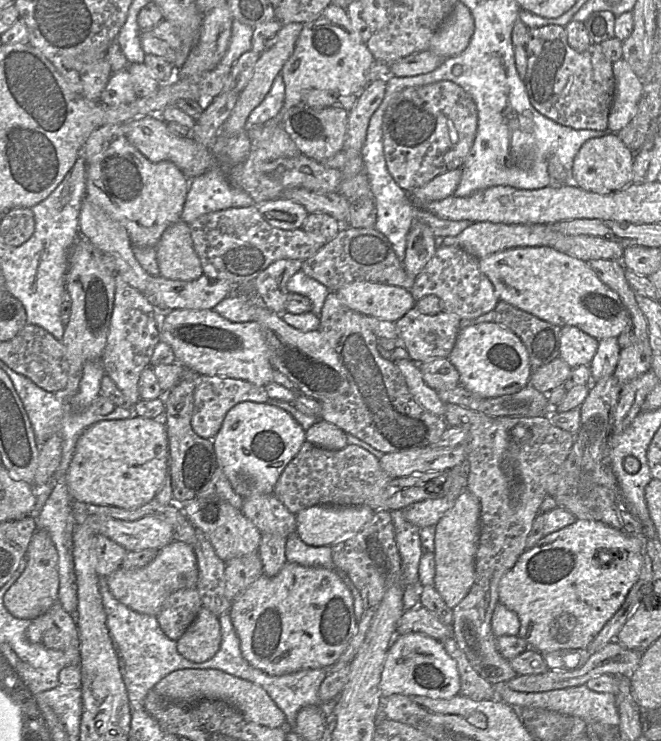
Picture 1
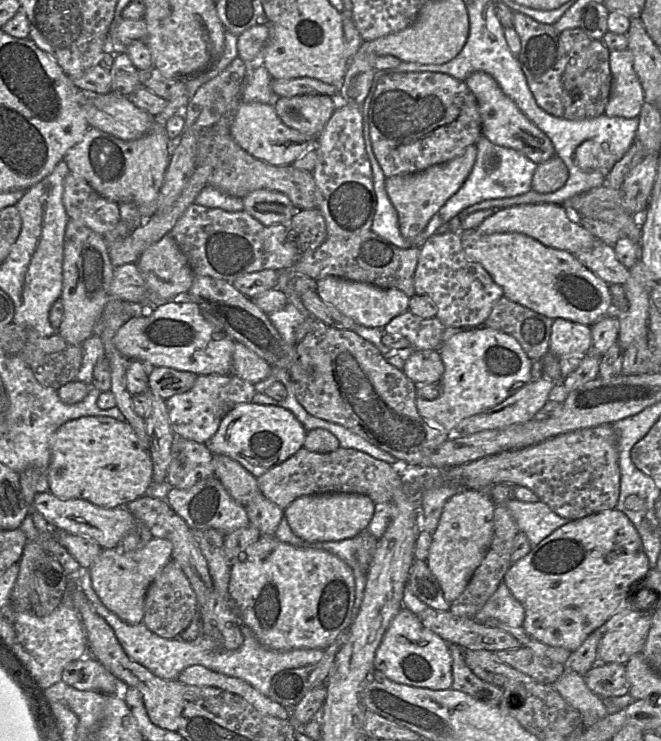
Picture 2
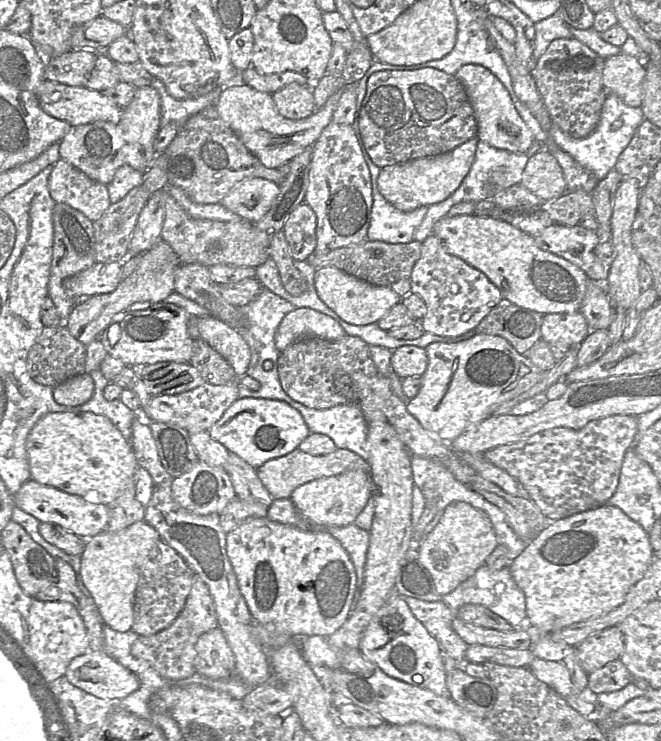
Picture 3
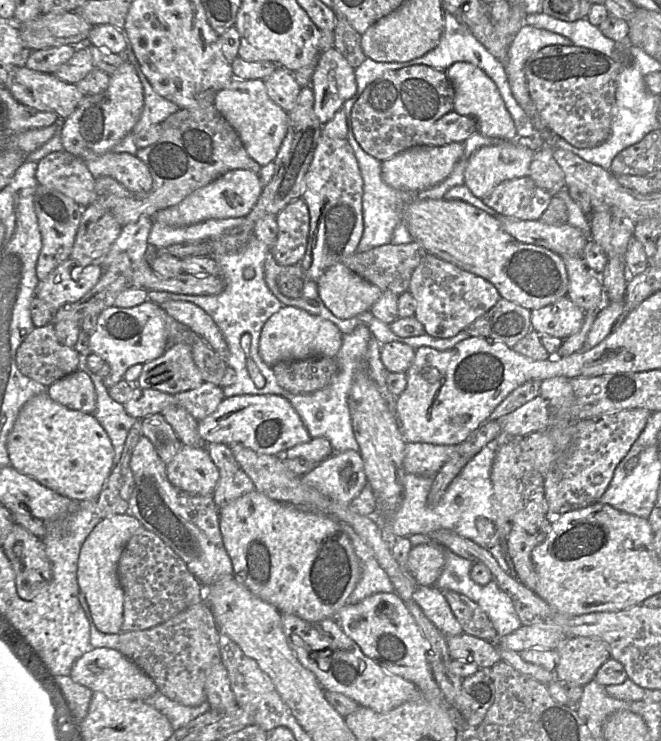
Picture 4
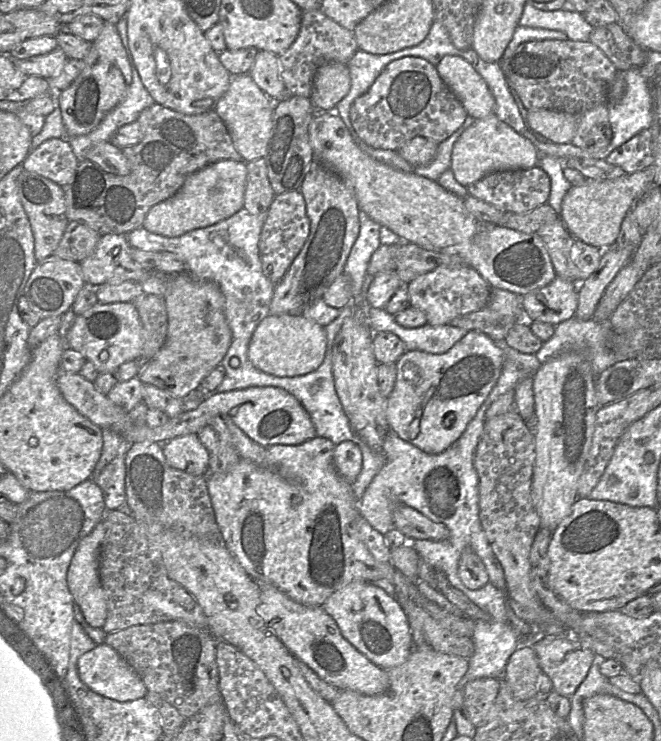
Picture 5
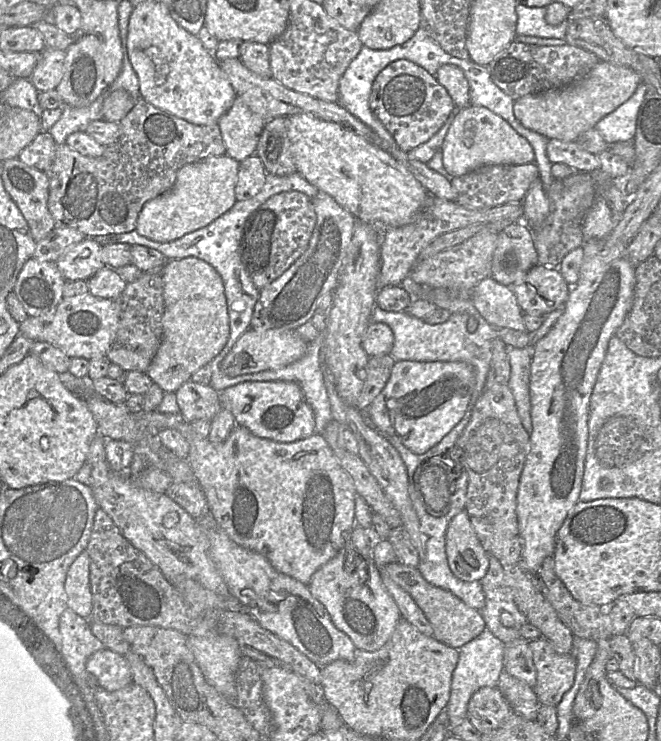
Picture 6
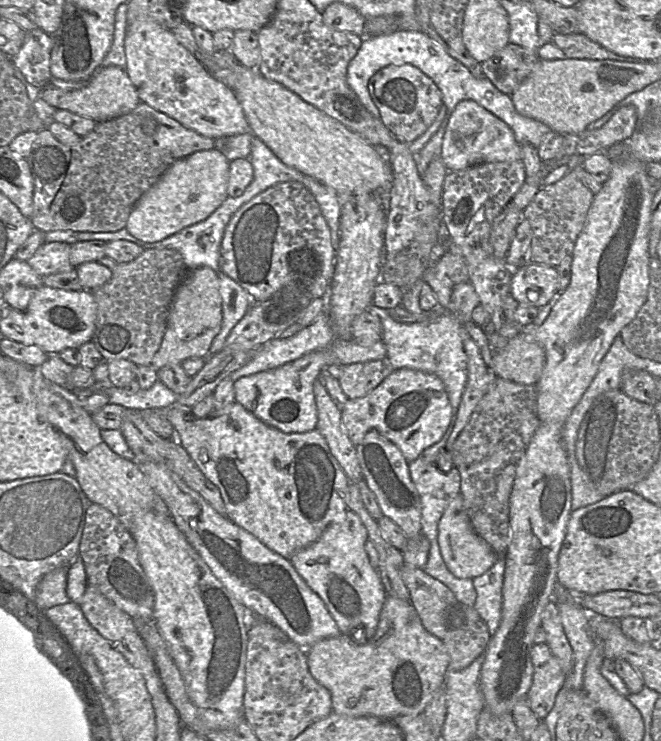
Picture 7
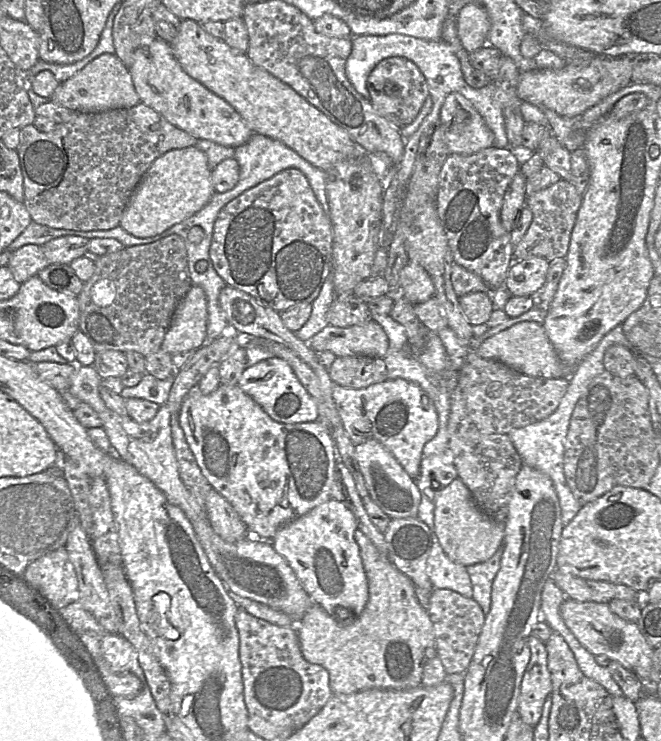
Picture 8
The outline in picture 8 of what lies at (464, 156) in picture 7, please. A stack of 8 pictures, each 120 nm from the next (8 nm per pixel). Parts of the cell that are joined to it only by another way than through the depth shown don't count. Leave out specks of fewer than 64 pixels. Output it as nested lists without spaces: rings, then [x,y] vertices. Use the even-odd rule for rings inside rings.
[[[458,92],[445,98],[439,123],[451,154],[471,155],[494,147],[493,133],[472,103]]]

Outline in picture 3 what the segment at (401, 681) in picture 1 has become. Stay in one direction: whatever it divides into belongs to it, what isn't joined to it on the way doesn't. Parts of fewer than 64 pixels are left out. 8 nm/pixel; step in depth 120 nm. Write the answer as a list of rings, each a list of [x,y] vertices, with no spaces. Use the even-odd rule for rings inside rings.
[[[401,595],[391,597],[372,618],[361,637],[359,650],[388,676],[450,697],[441,646],[415,618]]]

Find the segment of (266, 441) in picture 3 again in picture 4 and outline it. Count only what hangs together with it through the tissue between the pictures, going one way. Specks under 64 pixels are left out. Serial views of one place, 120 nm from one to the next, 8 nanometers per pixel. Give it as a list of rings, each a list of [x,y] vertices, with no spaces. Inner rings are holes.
[[[275,394],[225,397],[217,409],[198,421],[198,432],[205,443],[241,444],[261,454],[279,455],[311,439],[299,414],[291,403]]]

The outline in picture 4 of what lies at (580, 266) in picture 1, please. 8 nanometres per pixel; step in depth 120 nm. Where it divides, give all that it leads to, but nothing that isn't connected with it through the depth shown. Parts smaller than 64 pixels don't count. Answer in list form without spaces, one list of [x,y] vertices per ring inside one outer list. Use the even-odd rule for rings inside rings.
[[[445,198],[415,201],[405,209],[403,223],[414,241],[428,253],[485,278],[496,287],[502,298],[530,311],[552,304],[568,294],[567,269],[559,254],[544,247],[517,241],[504,231],[498,217],[489,215],[464,201]]]

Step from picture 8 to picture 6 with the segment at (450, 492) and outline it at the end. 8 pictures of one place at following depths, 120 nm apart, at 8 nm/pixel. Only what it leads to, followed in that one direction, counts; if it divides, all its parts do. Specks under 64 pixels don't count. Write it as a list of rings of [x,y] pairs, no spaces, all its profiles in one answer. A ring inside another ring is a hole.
[[[466,510],[450,520],[445,542],[449,568],[458,579],[480,581],[486,575],[489,555],[477,537]]]

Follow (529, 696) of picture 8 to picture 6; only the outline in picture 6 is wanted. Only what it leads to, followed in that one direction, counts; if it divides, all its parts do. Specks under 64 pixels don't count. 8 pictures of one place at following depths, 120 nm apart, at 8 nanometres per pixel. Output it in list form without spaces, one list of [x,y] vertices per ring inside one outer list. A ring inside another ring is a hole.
[[[546,638],[529,640],[533,652],[537,681],[533,687],[542,705],[556,706],[572,687],[576,658],[572,653],[560,653]]]

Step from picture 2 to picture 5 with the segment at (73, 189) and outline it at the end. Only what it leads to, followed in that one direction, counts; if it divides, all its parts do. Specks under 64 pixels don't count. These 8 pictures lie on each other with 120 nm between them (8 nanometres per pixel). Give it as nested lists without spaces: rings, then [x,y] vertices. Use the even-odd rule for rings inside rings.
[[[51,138],[30,151],[21,164],[25,171],[63,187],[73,182],[78,163],[67,139]]]

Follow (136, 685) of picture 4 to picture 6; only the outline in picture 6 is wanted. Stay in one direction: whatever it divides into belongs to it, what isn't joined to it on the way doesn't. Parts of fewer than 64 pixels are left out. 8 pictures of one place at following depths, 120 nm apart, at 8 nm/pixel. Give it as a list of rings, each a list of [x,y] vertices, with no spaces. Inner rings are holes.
[[[108,648],[95,652],[88,659],[86,669],[96,678],[100,687],[110,692],[133,683],[132,671],[126,658]]]

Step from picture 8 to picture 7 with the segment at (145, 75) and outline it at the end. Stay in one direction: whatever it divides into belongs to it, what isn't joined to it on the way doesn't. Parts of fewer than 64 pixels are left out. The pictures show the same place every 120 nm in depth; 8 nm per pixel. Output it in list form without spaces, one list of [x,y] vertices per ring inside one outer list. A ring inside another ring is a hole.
[[[136,21],[127,27],[124,50],[126,73],[140,102],[198,134],[217,139],[250,132],[242,106],[234,93],[215,79],[174,37],[153,21]]]

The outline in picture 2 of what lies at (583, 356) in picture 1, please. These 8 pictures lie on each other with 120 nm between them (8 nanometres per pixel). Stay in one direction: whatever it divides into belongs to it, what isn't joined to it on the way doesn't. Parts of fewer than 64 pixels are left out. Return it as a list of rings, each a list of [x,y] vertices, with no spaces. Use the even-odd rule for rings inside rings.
[[[557,318],[553,320],[550,351],[562,356],[584,356],[592,351],[590,326]]]

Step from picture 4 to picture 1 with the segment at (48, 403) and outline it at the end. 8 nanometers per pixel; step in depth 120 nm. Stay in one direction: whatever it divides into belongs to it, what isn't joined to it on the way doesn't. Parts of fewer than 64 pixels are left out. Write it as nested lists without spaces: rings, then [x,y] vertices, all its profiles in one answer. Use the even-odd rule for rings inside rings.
[[[134,416],[98,421],[79,436],[65,484],[72,501],[137,508],[155,498],[169,471],[169,443],[162,419]]]

